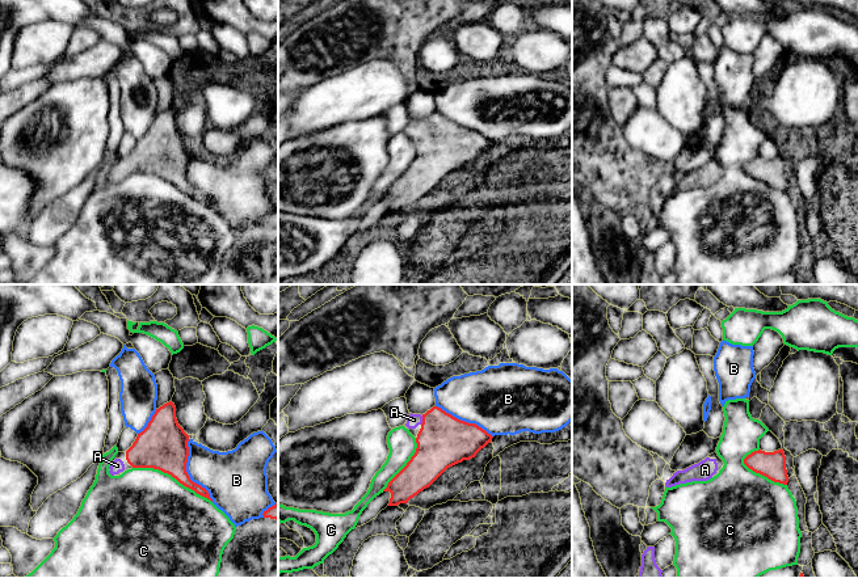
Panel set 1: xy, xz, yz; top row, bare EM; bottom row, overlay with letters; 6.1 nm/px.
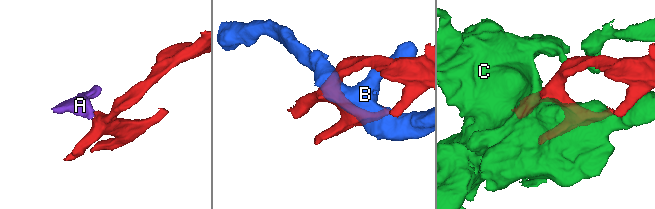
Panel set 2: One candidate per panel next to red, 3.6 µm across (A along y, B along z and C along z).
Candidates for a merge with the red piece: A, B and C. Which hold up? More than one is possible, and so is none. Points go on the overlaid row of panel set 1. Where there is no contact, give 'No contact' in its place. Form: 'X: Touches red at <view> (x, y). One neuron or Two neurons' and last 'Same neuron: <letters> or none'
A: Touches red at xz (423, 420). One neuron
B: Touches red at xy (186, 472). Two neurons
C: Touches red at xy (172, 476). Two neurons
Same neuron: A

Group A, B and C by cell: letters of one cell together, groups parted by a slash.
A / B / C

